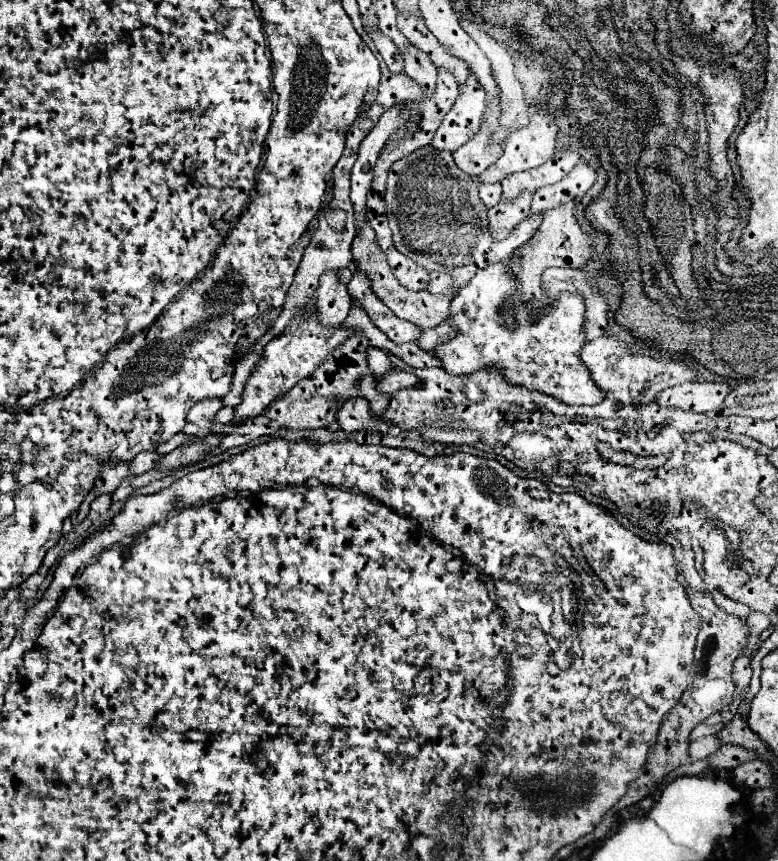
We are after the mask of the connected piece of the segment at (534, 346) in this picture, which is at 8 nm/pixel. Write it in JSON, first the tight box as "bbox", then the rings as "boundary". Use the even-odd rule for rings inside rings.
{"bbox":[430,260,604,406],"boundary":[[[502,260],[498,264],[492,264],[484,270],[480,270],[450,302],[450,324],[456,328],[456,336],[444,344],[438,344],[434,350],[430,350],[436,358],[442,360],[442,368],[454,376],[466,376],[474,374],[482,368],[498,368],[502,370],[502,376],[512,386],[526,386],[530,390],[554,396],[562,404],[568,406],[582,406],[582,404],[598,404],[604,398],[604,392],[596,388],[592,382],[592,376],[588,368],[580,362],[578,350],[584,346],[584,302],[578,294],[562,294],[558,302],[550,302],[544,298],[544,302],[528,304],[528,306],[516,306],[516,320],[518,326],[514,330],[506,328],[502,322],[502,316],[498,312],[500,304],[504,302],[504,294],[514,292],[514,276],[508,272],[508,262]]]}

